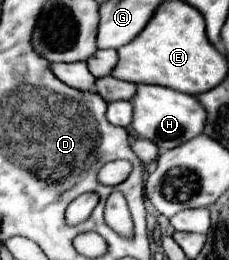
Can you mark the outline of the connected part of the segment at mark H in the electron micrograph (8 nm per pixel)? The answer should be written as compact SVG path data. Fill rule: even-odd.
M137 85L137 91L131 97L131 105L133 105L133 121L131 121L133 131L143 139L153 141L161 151L169 151L185 143L187 139L197 137L203 131L205 111L197 101L197 97L193 95L179 93L175 89L161 85Z

